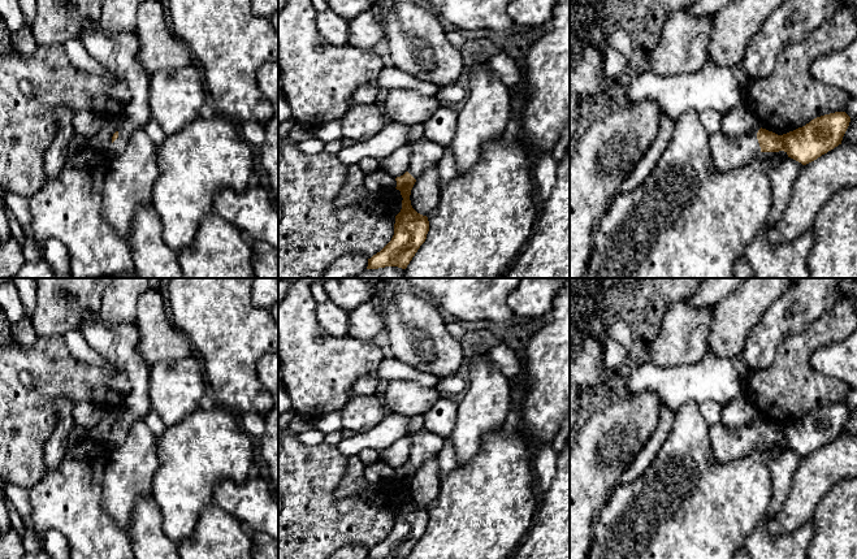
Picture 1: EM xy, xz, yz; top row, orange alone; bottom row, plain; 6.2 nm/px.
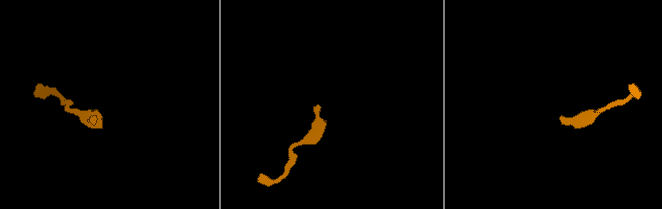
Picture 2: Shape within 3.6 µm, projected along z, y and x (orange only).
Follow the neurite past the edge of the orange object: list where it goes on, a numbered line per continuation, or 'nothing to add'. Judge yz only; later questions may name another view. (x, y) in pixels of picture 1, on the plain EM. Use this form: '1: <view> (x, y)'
1: yz (730, 443)

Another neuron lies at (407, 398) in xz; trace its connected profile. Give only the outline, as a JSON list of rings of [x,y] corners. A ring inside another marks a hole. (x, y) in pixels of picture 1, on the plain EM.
[[[404,380],[389,381],[386,391],[381,395],[385,407],[407,417],[424,416],[441,396],[436,387],[424,387]]]

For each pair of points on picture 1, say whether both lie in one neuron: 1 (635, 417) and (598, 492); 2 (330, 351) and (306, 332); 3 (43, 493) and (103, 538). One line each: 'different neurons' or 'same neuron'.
1: same neuron
2: same neuron
3: same neuron

